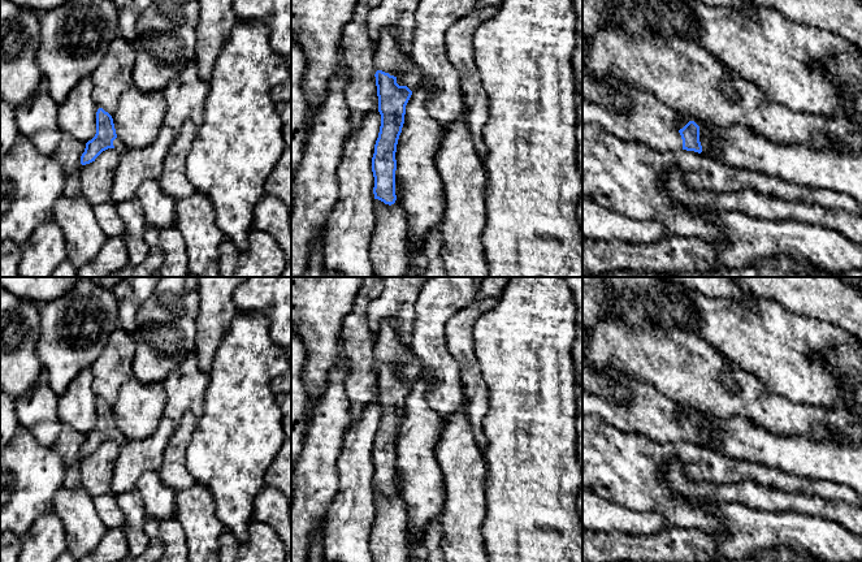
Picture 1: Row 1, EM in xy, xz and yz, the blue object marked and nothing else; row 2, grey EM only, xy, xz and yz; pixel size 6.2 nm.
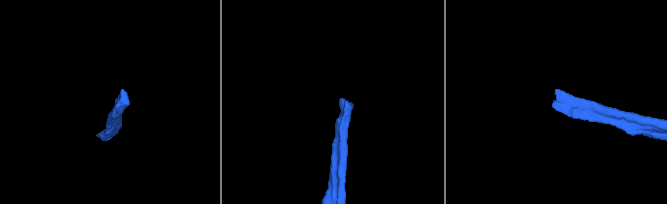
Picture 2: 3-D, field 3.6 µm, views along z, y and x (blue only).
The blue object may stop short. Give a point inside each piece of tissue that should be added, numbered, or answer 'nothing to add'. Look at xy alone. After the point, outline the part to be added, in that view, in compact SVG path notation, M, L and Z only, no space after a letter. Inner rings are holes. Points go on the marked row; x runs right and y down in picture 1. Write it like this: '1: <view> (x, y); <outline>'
1: xy (120, 147); M116 138L116 139L113 140L113 146L114 146L114 150L116 150L120 155L127 151L127 147L125 146L125 143L124 143L121 139L118 139L118 138Z

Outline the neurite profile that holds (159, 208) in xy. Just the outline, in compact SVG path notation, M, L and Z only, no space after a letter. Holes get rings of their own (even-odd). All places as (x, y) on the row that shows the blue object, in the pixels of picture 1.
M159 180L144 181L137 191L137 198L143 207L147 226L174 226L177 200L161 191Z

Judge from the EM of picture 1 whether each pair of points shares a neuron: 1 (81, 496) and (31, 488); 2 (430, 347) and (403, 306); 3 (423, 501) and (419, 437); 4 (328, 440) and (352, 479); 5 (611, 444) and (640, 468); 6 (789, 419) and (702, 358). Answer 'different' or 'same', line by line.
1: different
2: different
3: same
4: different
5: same
6: same

